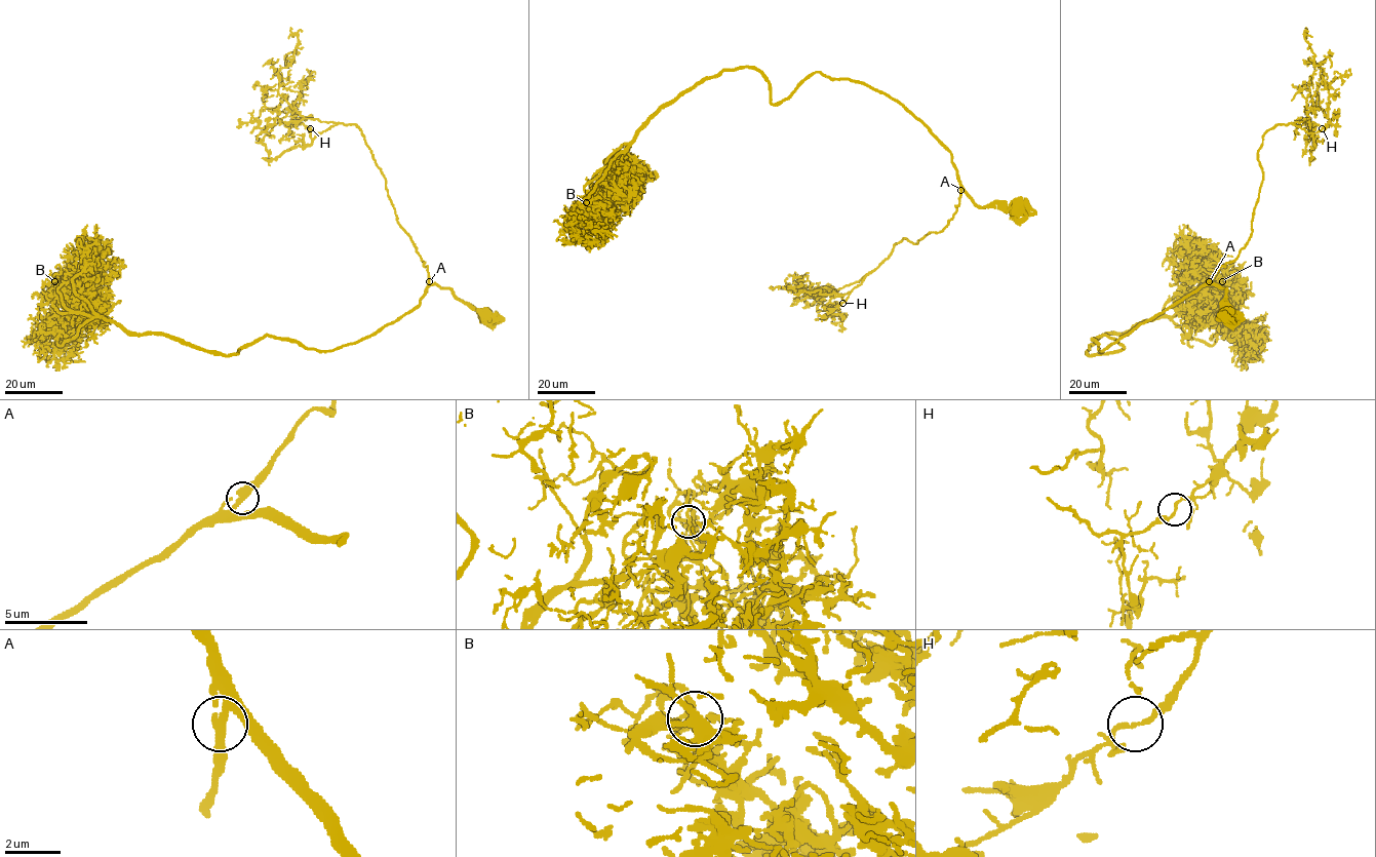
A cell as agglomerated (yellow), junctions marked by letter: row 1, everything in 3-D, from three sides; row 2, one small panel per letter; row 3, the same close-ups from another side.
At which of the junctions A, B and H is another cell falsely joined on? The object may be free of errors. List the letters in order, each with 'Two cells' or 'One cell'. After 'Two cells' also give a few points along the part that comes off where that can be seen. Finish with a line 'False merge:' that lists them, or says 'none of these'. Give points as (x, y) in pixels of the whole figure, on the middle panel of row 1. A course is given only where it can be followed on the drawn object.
A: One cell
B: One cell
H: One cell
False merge: none of these

